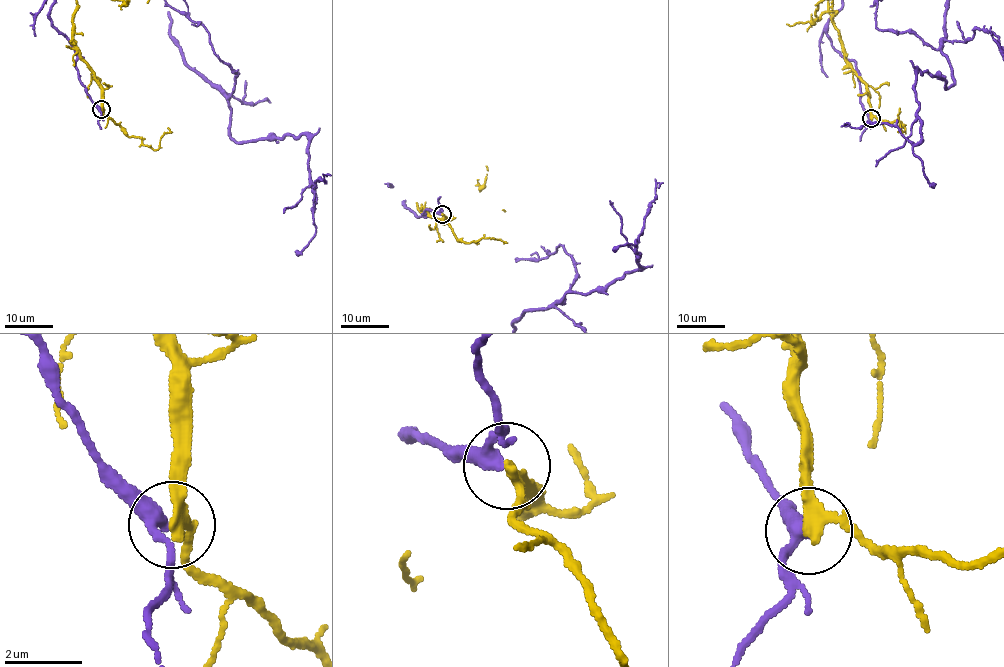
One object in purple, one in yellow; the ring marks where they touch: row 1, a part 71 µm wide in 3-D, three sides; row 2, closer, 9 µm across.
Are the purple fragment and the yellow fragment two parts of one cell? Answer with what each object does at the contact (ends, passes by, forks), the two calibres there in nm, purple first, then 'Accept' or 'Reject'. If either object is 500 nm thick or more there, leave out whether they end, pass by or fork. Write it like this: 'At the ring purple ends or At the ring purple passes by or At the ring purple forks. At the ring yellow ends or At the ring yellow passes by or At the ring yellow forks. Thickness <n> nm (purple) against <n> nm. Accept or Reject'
At the ring purple passes by. At the ring yellow passes by. Thickness 320 nm (purple) against 280 nm. Reject

